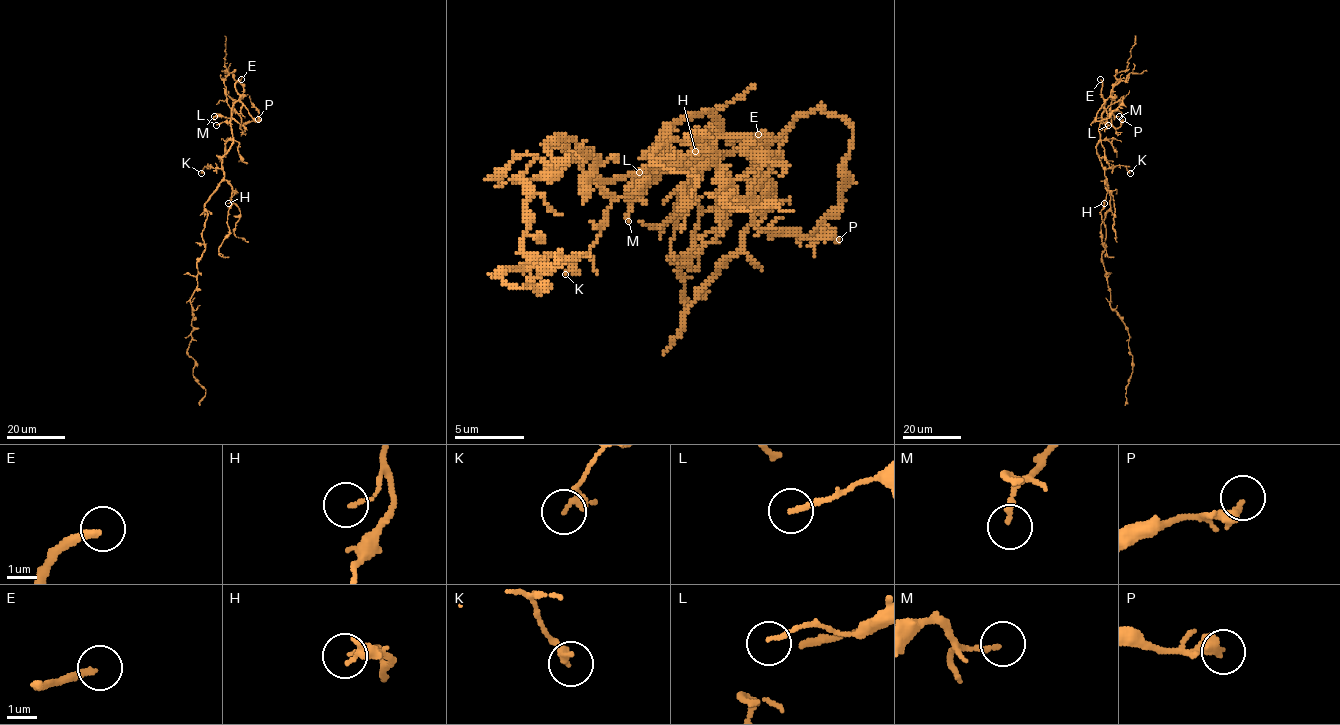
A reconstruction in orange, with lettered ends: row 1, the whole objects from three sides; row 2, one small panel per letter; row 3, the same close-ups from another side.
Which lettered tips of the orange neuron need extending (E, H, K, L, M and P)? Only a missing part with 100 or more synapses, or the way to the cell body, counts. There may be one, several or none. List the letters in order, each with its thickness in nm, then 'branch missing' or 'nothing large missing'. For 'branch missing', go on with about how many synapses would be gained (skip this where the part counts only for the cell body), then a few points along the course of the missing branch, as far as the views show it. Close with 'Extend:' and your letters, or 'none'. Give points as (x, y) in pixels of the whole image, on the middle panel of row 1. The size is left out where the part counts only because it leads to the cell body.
E: 240 nm thick; branch missing; missing branch runs (758, 134), (835, 134), (818, 116), (776, 116), (755, 179), (737, 158), (692, 186), (699, 179)
H: 90 nm thick; nothing large missing
K: 180 nm thick; nothing large missing
L: 130 nm thick; nothing large missing
M: 160 nm thick; nothing large missing
P: 400 nm thick; nothing large missing
Extend: E

